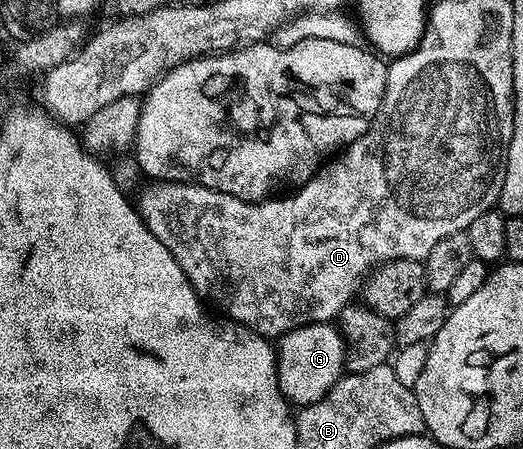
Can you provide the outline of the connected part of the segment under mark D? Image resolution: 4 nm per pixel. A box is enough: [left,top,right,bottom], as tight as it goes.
[139,56,507,338]

